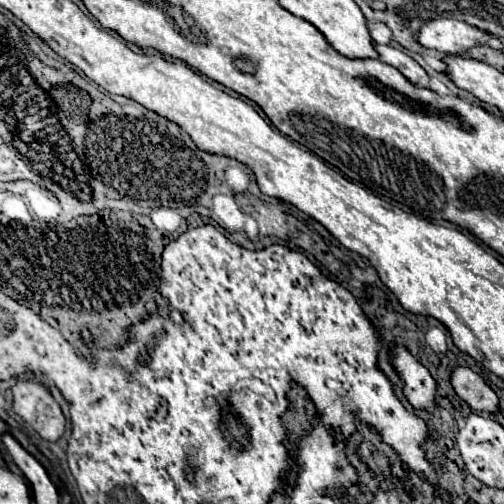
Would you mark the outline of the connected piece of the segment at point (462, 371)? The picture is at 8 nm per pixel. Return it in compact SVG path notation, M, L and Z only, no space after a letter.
M455 368L453 376L451 376L451 384L453 384L455 392L475 412L495 414L499 410L499 398L497 398L497 394L471 368Z

